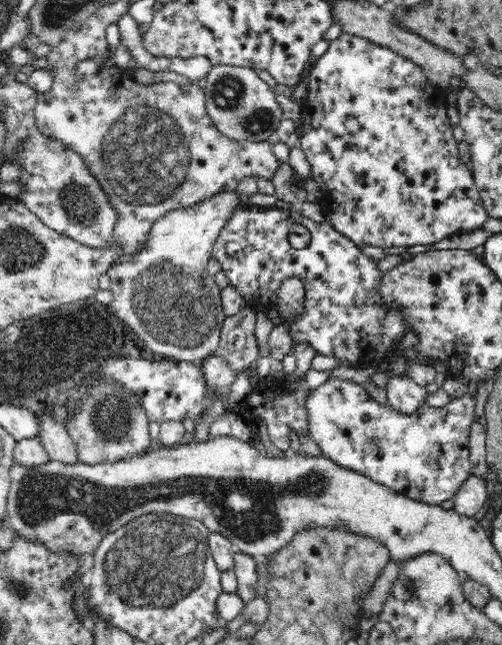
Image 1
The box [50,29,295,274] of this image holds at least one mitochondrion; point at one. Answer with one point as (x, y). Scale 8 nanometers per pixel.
(144, 158)

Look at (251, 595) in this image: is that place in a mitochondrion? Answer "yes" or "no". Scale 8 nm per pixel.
no

